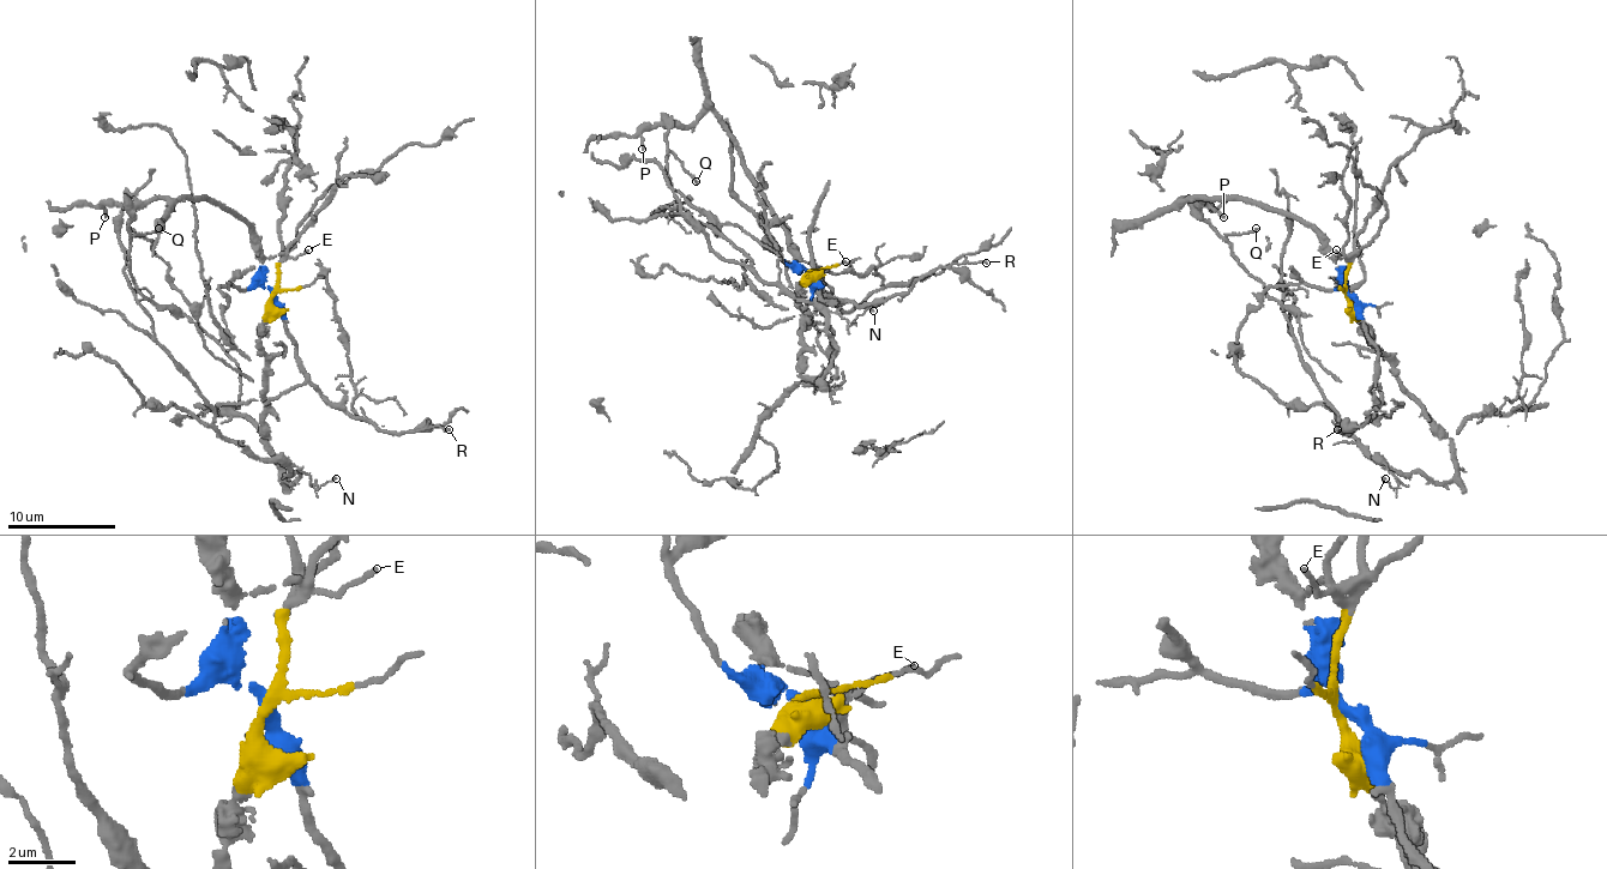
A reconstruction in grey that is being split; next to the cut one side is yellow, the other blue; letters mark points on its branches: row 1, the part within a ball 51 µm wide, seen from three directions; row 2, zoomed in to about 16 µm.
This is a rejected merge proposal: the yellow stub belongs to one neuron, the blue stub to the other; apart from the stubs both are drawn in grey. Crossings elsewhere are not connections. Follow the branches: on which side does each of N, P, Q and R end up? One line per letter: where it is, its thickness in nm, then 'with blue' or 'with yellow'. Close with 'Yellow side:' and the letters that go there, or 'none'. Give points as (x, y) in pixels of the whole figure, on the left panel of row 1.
N: place (336, 478); calibre 130 nm; with yellow
P: place (104, 217); calibre 160 nm; with blue
Q: place (158, 228); calibre 190 nm; with blue
R: place (449, 429); calibre 130 nm; with blue
Yellow side: N

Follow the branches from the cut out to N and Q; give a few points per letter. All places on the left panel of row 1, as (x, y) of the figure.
N: (272, 294), (272, 312), (259, 339), (268, 452), (288, 482), (296, 478), (294, 465), (320, 487), (337, 478)
Q: (272, 294), (259, 266), (259, 240), (240, 218), (208, 199), (151, 199), (132, 212), (130, 237), (160, 229)

